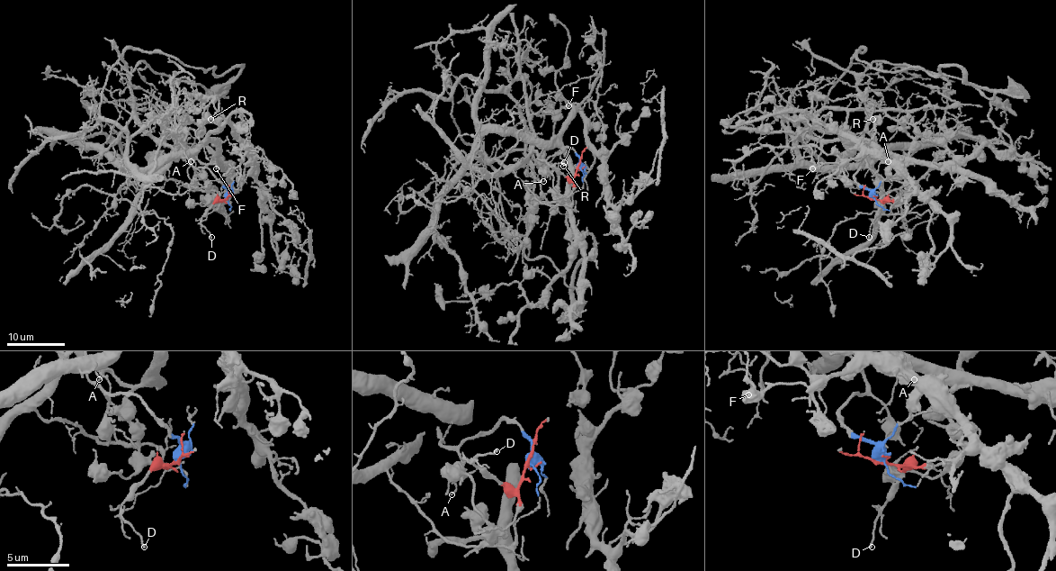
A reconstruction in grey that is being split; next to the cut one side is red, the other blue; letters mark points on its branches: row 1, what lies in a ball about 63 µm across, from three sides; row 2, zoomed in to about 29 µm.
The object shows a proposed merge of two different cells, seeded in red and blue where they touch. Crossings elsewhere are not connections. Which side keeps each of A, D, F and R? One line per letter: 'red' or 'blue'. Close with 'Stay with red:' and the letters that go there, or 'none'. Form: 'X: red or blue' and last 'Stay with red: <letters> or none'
A: blue
D: red
F: blue
R: blue
Stay with red: D

